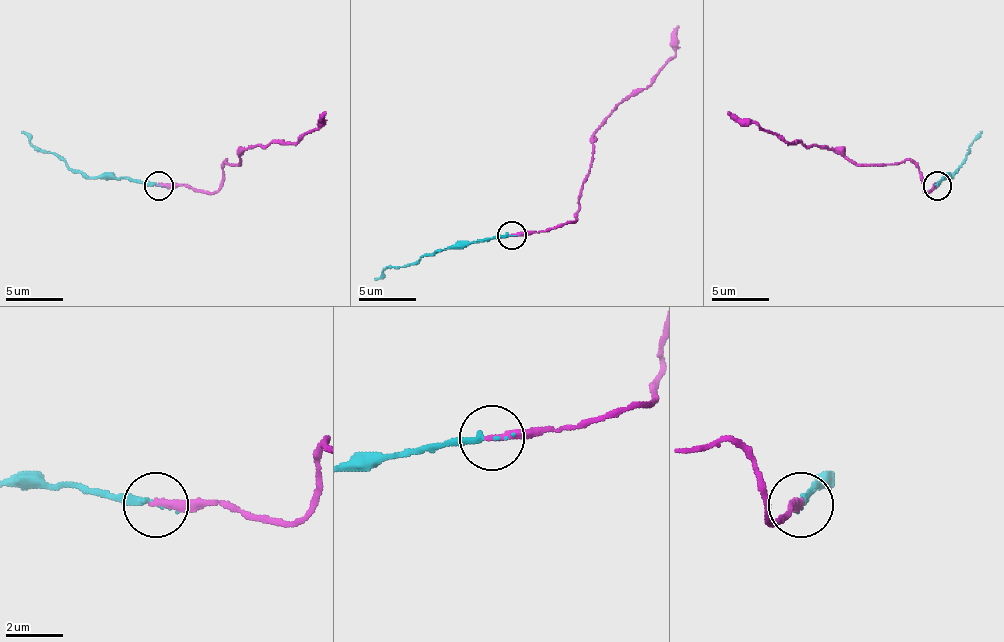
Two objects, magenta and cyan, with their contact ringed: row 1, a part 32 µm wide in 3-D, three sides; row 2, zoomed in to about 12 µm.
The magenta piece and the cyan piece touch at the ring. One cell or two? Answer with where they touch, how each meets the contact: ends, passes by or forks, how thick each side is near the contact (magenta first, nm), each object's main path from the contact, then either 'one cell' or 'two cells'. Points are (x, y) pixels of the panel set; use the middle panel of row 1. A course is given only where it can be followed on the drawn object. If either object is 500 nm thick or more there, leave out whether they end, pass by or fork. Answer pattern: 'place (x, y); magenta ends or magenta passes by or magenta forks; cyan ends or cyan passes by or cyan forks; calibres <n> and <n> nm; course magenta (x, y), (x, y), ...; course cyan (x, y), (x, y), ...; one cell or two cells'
place (511, 235); magenta ends; cyan ends; calibres 280 and 220 nm; course magenta (512, 234), (575, 220), (592, 163), (592, 135), (623, 100), (649, 83), (675, 55), (677, 26); course cyan (512, 234), (438, 249), (415, 263), (389, 266), (375, 280); one cell

